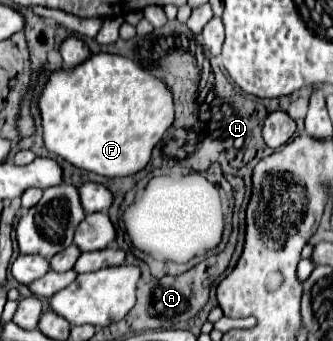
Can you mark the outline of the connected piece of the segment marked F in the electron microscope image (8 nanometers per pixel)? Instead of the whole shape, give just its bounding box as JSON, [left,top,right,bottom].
[39,54,173,176]

